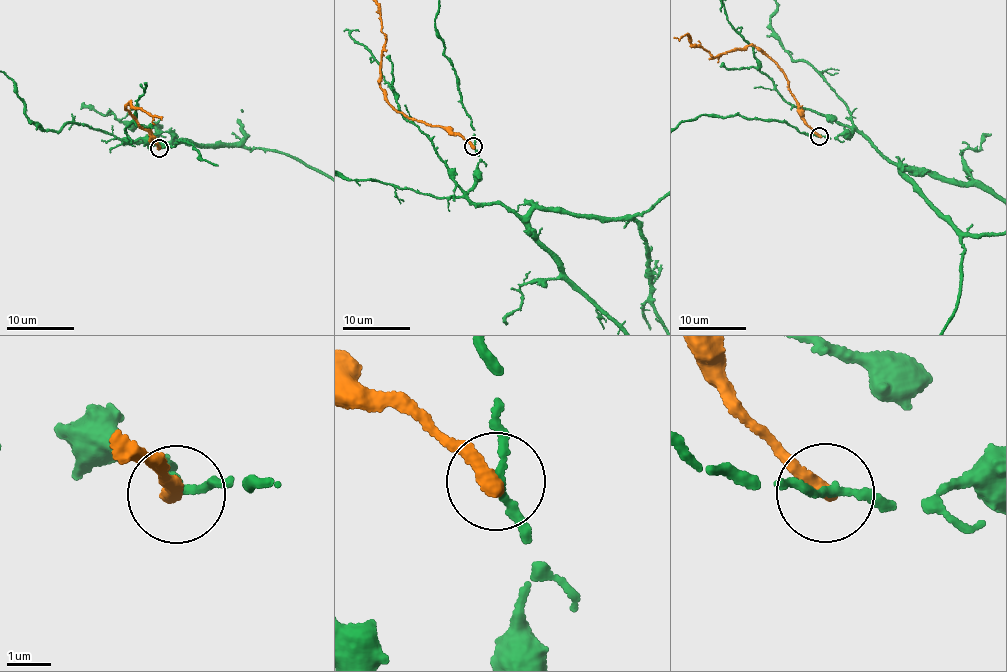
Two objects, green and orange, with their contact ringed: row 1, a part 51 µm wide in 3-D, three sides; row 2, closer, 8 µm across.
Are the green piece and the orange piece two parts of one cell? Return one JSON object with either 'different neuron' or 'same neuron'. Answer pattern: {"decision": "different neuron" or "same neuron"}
{"decision": "different neuron"}

